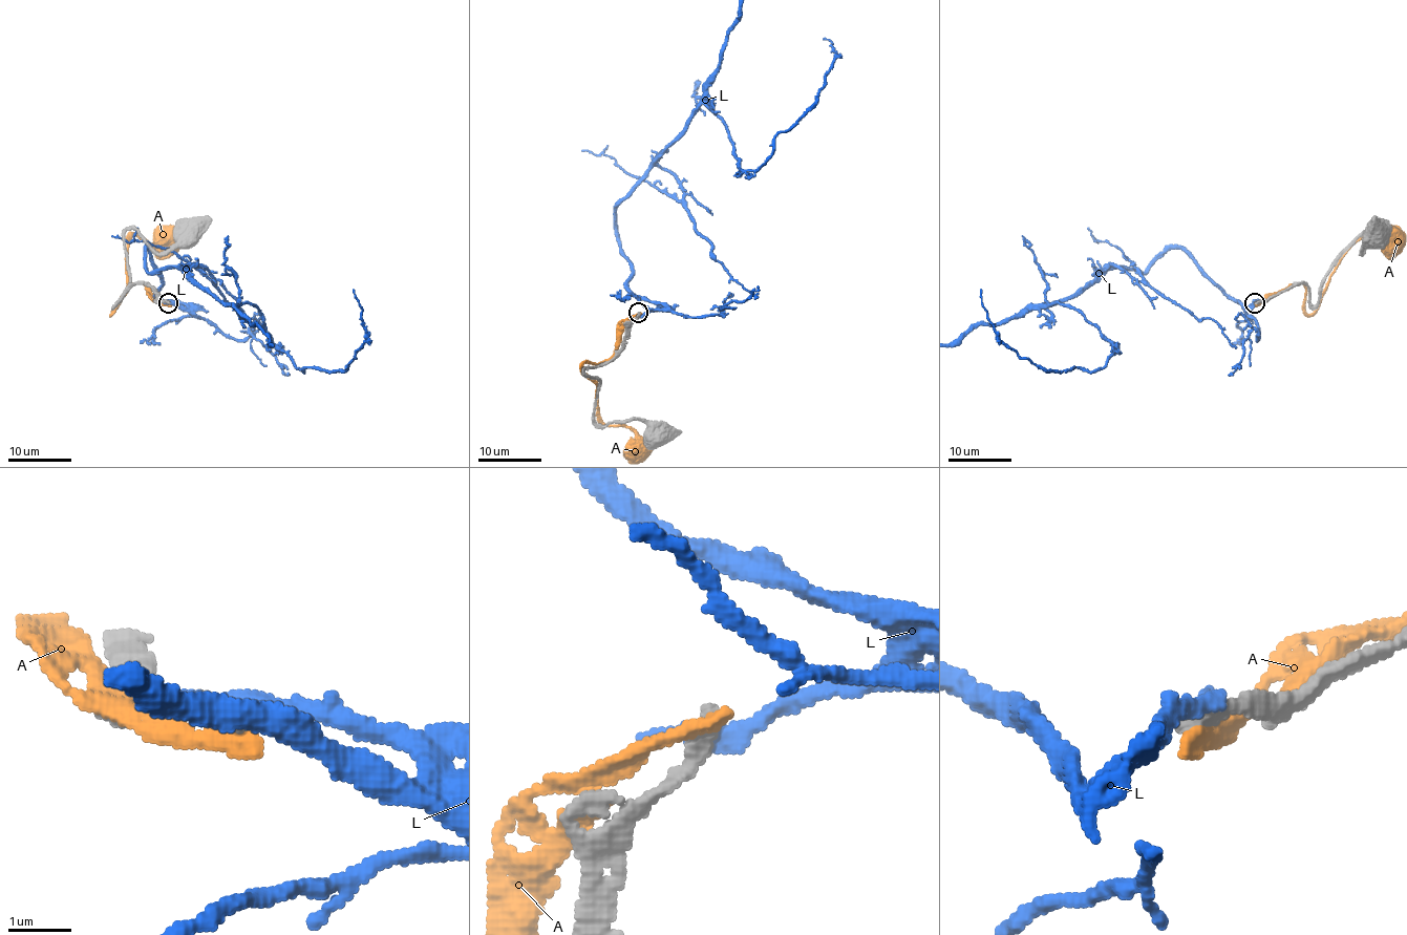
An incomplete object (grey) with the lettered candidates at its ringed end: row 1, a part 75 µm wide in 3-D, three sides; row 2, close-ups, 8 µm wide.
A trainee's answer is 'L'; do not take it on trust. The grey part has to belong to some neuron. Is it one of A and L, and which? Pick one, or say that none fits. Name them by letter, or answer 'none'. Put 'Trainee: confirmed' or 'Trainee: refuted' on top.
Trainee: refuted
none

